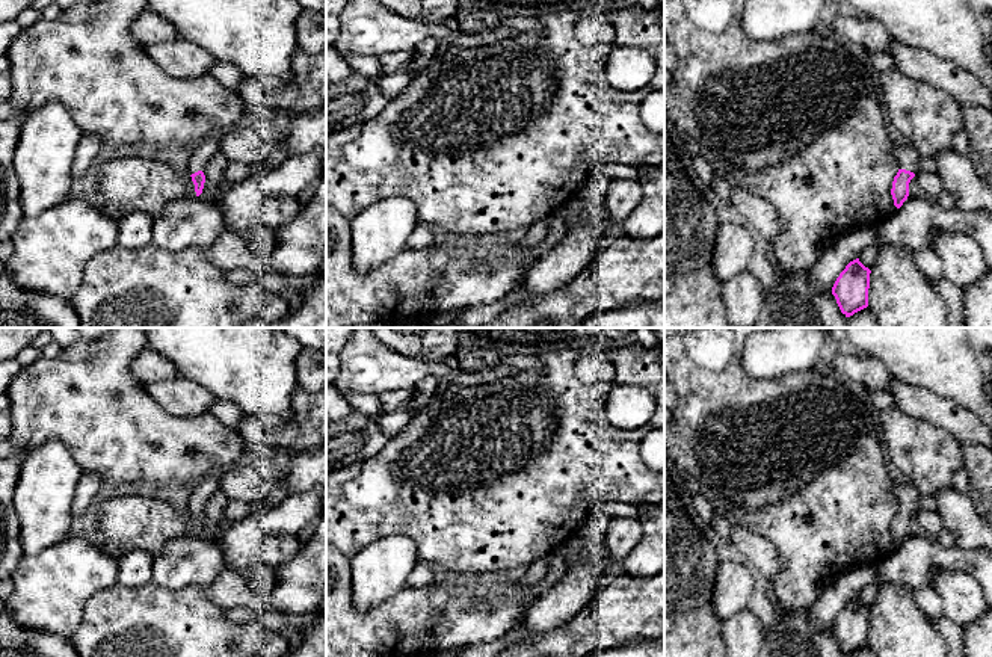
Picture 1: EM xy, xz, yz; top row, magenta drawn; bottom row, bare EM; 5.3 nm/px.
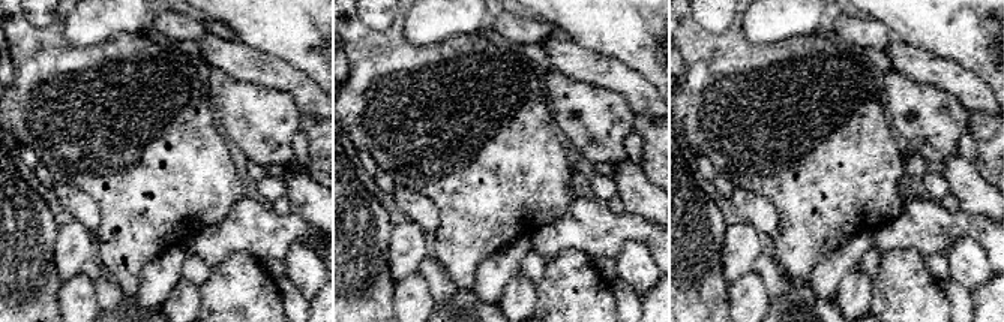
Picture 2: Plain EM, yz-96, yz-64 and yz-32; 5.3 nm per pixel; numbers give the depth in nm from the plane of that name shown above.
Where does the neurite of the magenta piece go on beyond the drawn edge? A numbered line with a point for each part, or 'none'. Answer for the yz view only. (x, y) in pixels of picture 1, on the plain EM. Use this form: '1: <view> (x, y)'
1: yz (906, 494)

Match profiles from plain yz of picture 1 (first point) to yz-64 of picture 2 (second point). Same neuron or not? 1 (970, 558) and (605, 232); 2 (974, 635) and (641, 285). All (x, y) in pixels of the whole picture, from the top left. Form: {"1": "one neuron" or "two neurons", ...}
{"1": "one neuron", "2": "two neurons"}

